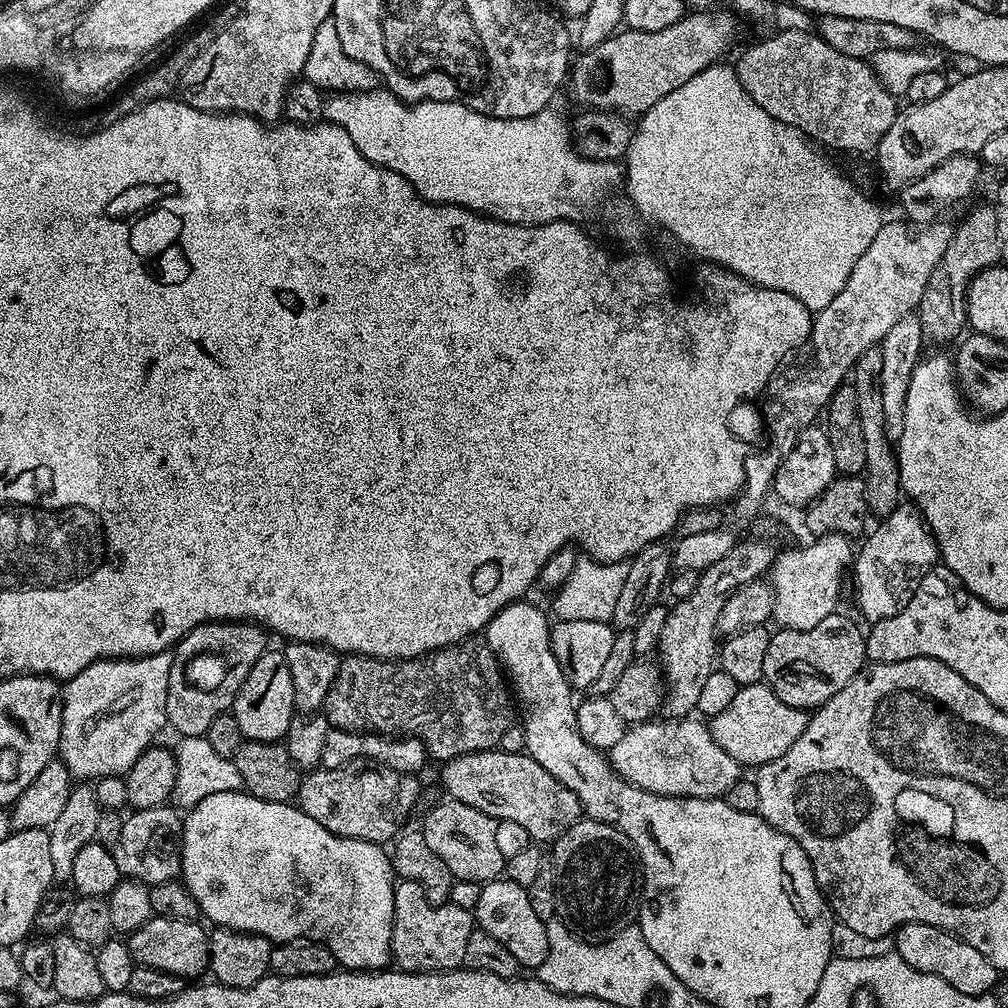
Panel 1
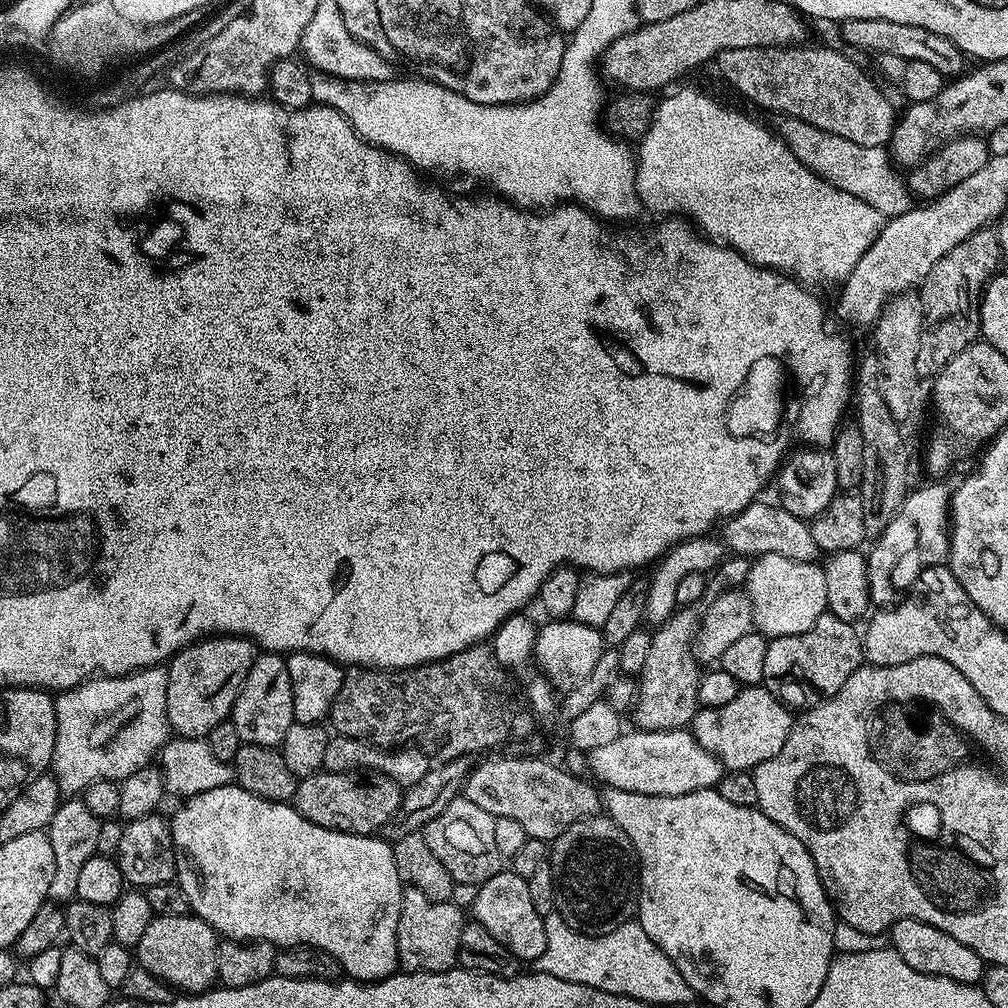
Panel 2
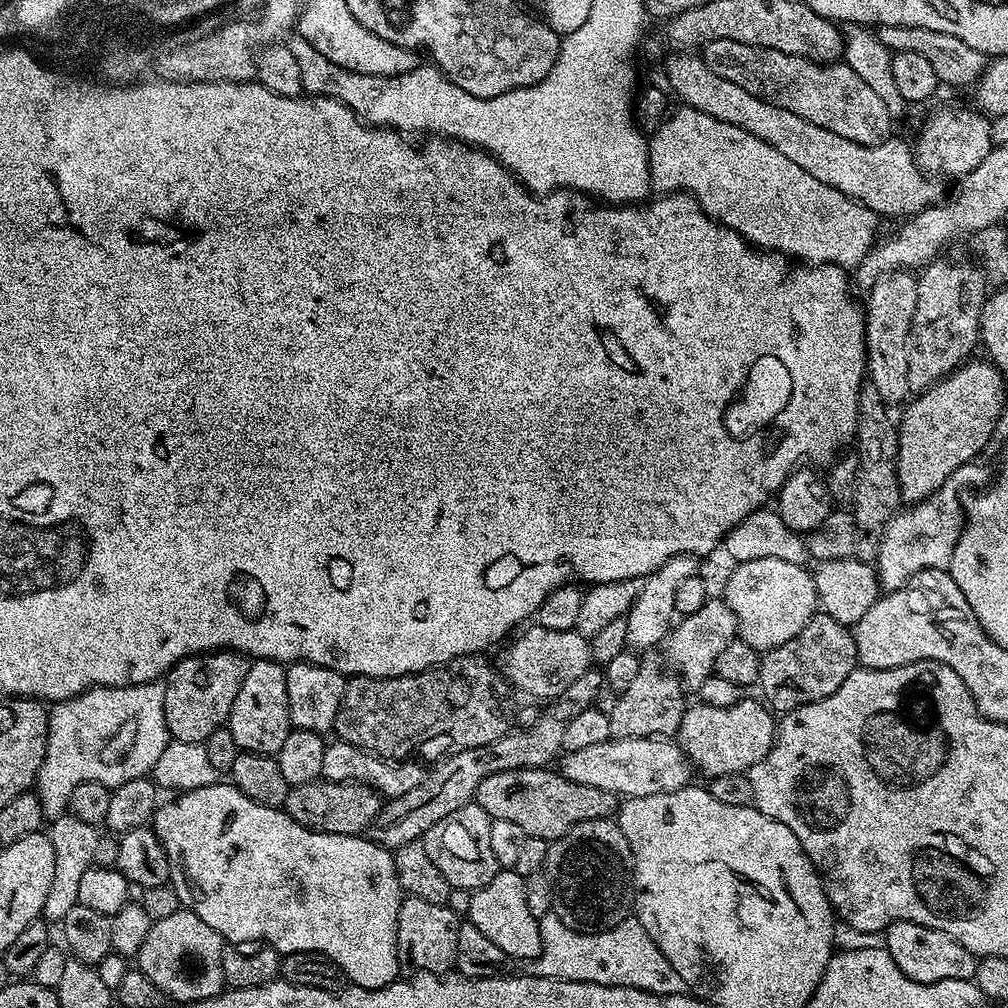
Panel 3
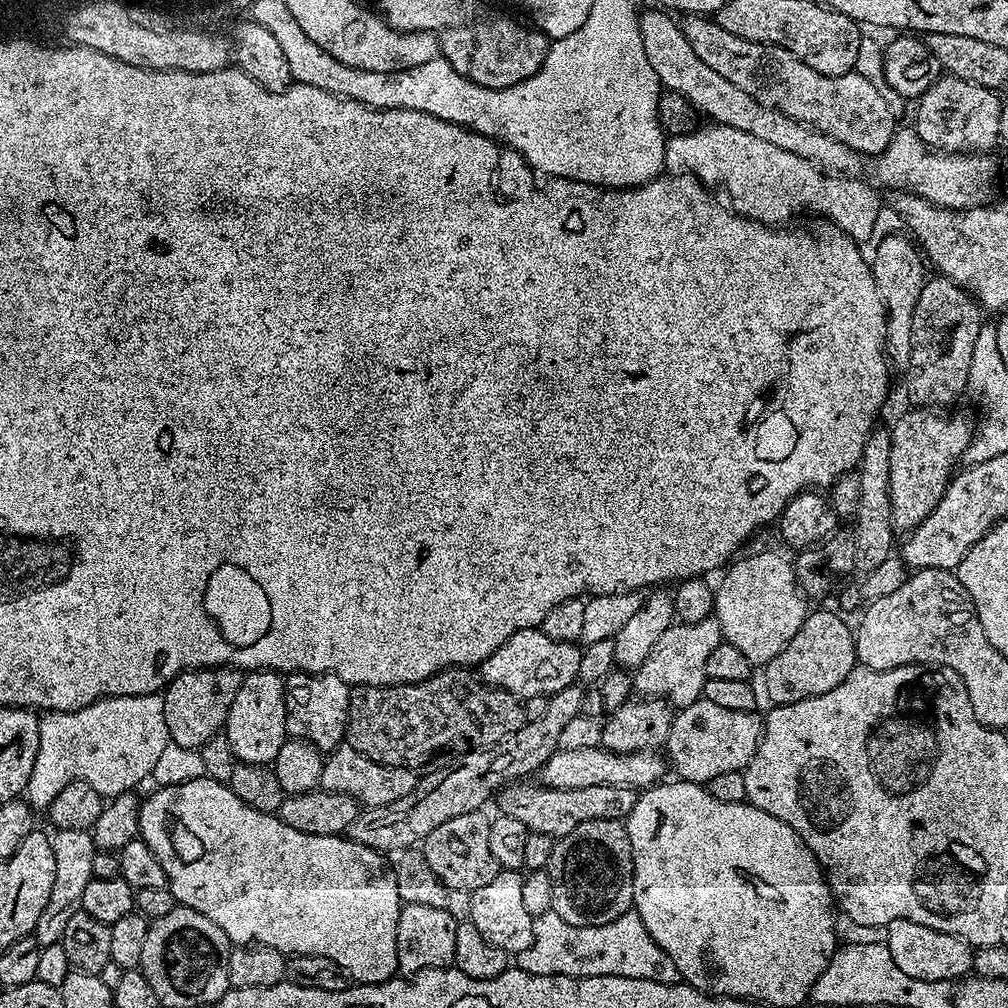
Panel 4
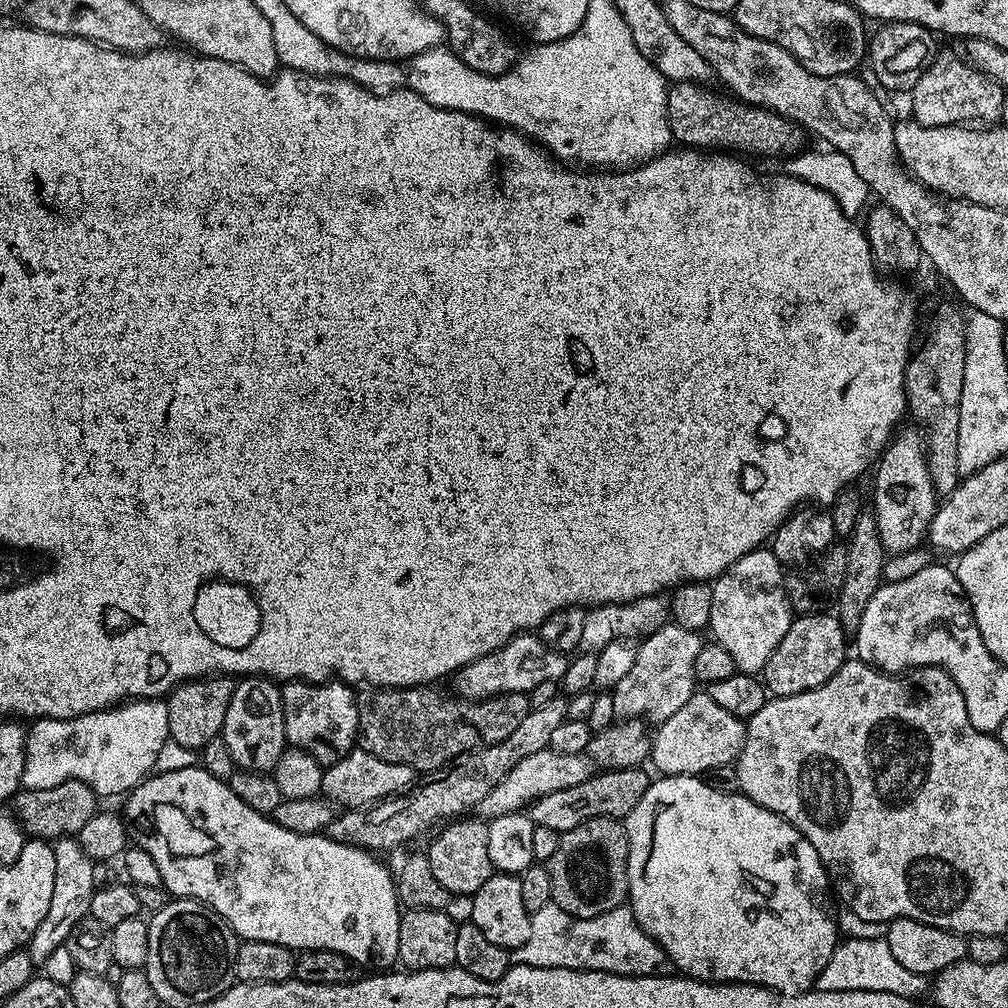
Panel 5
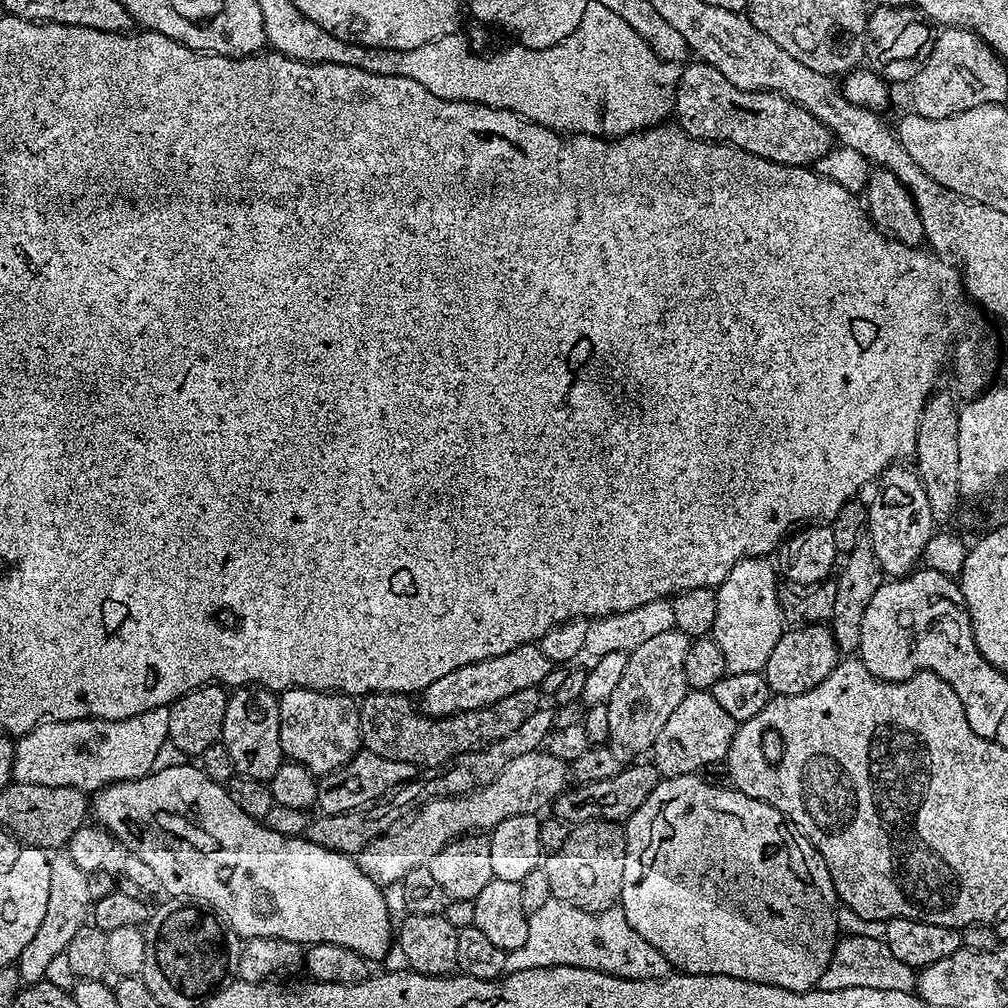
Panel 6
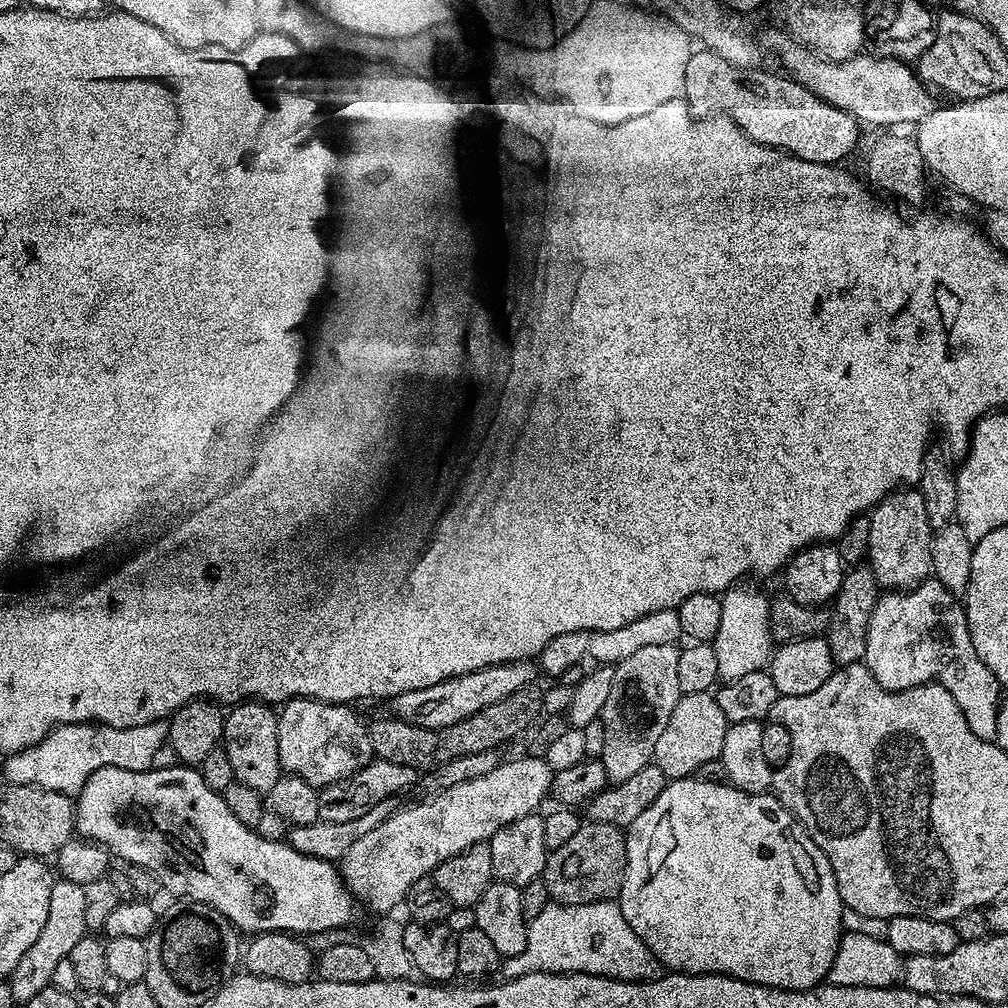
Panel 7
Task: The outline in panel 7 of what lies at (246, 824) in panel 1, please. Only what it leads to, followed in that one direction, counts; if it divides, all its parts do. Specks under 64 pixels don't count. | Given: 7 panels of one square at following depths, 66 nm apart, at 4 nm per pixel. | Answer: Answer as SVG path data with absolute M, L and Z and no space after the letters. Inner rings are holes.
M106 766L90 774L74 803L76 832L83 839L104 845L115 859L117 856L125 860L125 865L150 870L150 874L160 879L165 893L173 892L173 897L197 900L218 910L241 933L315 934L332 928L344 930L356 912L354 897L333 861L298 854L298 850L284 840L267 840L258 835L255 828L242 826L230 806L226 806L223 795L206 786L195 767L173 766L135 772Z

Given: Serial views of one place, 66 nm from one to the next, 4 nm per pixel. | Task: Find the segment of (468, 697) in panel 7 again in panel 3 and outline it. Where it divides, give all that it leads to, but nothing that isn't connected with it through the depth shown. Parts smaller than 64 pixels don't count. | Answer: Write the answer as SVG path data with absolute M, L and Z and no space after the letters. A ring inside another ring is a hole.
M525 627L515 637L517 640L505 650L504 657L498 660L498 668L513 689L521 688L528 695L526 697L548 702L560 696L562 690L566 690L570 682L574 682L574 678L582 678L582 674L589 671L592 664L592 646L589 637L575 630L528 627Z

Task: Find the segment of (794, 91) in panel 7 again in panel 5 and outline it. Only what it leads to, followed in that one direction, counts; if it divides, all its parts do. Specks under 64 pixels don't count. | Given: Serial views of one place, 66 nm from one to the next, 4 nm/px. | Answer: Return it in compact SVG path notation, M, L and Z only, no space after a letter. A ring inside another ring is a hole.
M681 80L673 83L668 89L668 128L672 131L672 140L680 143L677 145L687 146L692 150L712 150L715 149L712 148L715 144L729 145L732 148L749 148L750 151L761 152L764 156L784 156L783 158L791 157L805 147L805 129L787 116L779 116L771 108L758 108L735 99L732 101L724 96L715 96L704 88L707 87L690 80Z

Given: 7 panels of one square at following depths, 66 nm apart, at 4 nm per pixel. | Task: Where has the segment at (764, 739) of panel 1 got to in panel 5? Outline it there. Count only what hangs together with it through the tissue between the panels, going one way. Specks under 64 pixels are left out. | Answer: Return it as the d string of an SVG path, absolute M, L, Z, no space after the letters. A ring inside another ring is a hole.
M697 691L675 714L670 714L655 729L652 737L650 764L657 768L660 776L698 776L726 767L735 761L744 746L745 721L727 710L722 710L708 696L707 691Z

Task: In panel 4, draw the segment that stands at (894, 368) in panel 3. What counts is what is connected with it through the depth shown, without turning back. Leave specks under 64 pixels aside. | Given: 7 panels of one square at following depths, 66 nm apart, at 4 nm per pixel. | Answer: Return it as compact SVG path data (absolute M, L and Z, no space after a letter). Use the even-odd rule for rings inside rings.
M907 235L884 236L876 244L876 253L870 256L872 277L884 304L884 347L893 365L907 365L910 354L910 322L914 318L914 306L926 279L926 260L921 249Z

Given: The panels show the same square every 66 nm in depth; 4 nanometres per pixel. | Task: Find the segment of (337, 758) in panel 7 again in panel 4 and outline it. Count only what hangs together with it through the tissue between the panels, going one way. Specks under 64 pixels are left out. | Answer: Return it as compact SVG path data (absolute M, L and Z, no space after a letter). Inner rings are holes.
M294 672L287 677L284 690L286 726L289 737L309 740L321 753L333 752L345 743L344 731L348 721L350 685L329 672Z

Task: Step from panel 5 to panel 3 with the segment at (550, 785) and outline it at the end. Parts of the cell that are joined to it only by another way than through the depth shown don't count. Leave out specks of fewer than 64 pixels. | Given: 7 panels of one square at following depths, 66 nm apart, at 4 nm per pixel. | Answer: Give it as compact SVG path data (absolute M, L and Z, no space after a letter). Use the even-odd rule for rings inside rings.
M663 736L621 740L610 738L606 742L596 743L595 746L586 746L583 750L567 753L559 764L560 775L570 782L594 786L603 792L612 792L618 798L649 796L687 788L691 781L688 779L694 776L694 769L688 763L688 756L680 749L679 743Z

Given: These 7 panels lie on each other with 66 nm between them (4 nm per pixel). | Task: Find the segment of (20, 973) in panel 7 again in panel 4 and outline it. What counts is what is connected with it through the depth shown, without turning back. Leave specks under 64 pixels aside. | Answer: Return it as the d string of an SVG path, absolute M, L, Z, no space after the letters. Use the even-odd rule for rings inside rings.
M56 828L53 833L50 839L54 850L54 890L50 890L50 902L46 902L46 910L42 910L42 918L38 918L34 933L41 946L60 943L70 918L74 918L74 914L81 911L82 894L86 894L86 886L97 871L95 868L98 849L92 841L91 831Z

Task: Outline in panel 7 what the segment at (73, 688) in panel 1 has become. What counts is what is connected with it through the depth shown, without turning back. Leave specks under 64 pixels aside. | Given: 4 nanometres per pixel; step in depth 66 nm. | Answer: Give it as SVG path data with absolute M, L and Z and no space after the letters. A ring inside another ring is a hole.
M155 720L142 726L115 728L105 724L62 724L52 729L34 746L3 757L3 779L9 784L42 786L46 790L61 792L73 798L79 796L82 786L94 774L106 766L122 770L147 772L151 768L153 753L168 743L168 726L165 721Z

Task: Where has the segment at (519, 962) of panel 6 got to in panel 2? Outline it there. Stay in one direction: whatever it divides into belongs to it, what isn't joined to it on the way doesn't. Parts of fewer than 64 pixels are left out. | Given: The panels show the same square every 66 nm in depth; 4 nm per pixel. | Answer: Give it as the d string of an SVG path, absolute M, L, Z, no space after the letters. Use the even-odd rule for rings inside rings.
M553 910L544 917L546 930L546 950L534 961L535 967L554 978L562 978L566 982L574 982L582 986L590 986L598 990L606 990L610 994L629 996L635 1000L646 1002L650 1006L656 1004L688 1004L697 999L696 992L690 990L686 978L662 954L662 950L642 930L635 919L627 920L618 930L605 936L587 936L574 931Z

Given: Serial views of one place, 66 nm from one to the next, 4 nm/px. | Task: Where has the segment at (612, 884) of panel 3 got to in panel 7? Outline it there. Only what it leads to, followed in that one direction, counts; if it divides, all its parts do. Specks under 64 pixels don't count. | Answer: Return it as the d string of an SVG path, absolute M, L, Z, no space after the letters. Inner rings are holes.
M584 822L581 823L578 834L574 834L574 838L566 842L566 846L558 846L558 850L550 853L542 879L548 887L549 897L558 904L589 904L595 900L616 900L626 874L627 861L628 841L621 829L612 824Z

